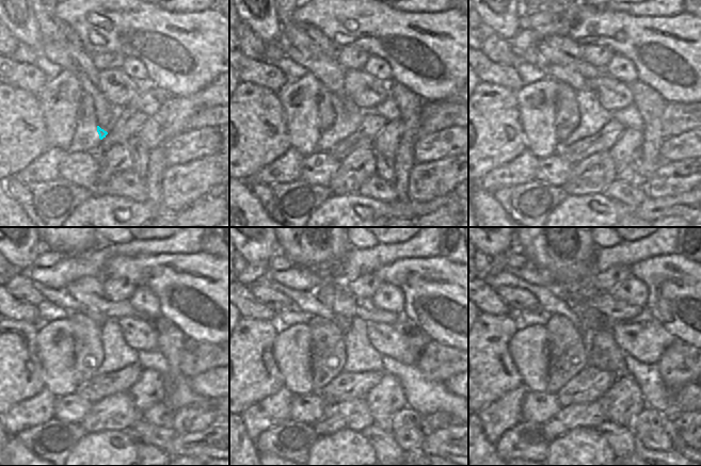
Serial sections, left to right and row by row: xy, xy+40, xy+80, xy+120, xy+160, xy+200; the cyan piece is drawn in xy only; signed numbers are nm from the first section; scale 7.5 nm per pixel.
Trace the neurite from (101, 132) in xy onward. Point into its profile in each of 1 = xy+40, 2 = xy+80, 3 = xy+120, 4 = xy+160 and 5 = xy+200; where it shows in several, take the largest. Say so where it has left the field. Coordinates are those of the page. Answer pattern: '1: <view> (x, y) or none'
1: xy+40 (349, 116)
2: xy+80 (593, 116)
3: xy+120 (117, 354)
4: xy+160 (362, 356)
5: xy+200 (605, 354)

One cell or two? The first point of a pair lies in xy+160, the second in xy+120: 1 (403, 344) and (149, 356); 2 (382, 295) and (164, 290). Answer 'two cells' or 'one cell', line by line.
1: two cells
2: two cells

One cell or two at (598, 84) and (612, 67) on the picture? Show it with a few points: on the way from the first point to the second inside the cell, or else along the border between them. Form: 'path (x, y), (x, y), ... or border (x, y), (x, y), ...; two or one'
border (606, 73), (627, 84); two

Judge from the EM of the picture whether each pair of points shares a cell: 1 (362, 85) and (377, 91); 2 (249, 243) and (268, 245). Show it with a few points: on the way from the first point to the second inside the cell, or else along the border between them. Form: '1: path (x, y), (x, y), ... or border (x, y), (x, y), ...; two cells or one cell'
1: path (365, 89), (373, 91); one cell
2: path (253, 243), (264, 245); one cell

